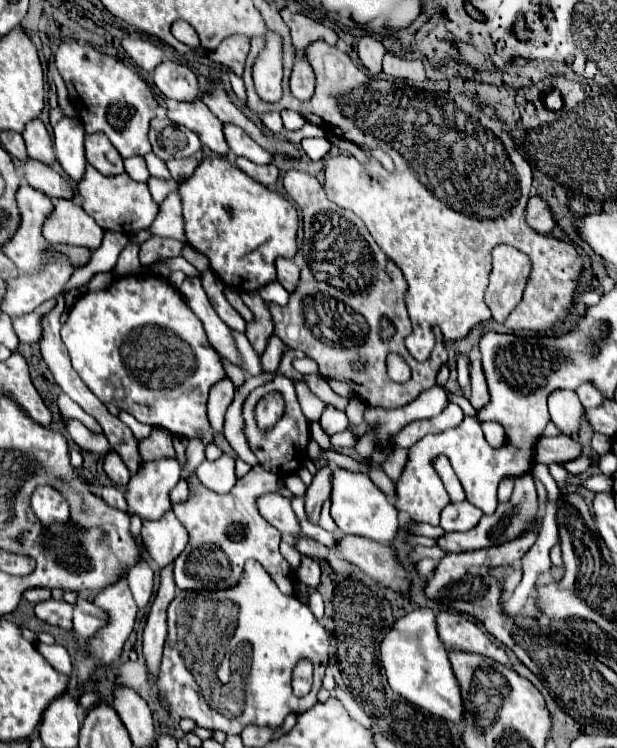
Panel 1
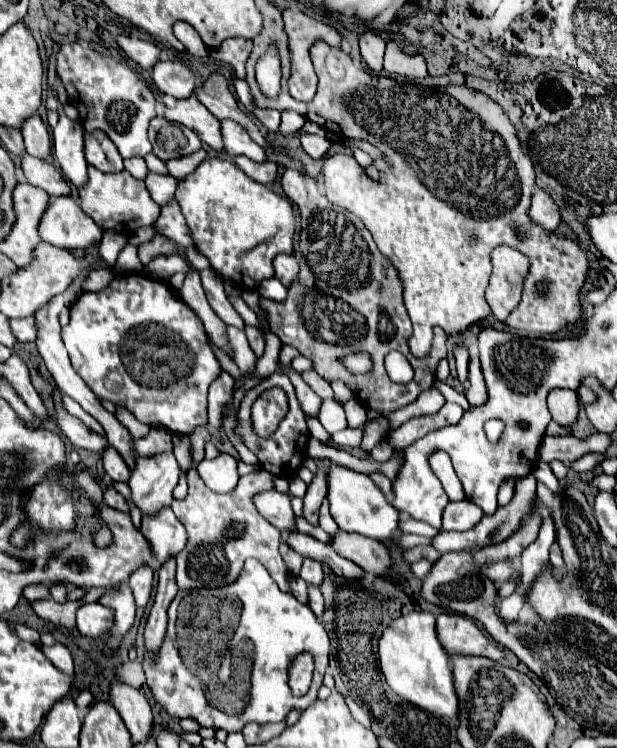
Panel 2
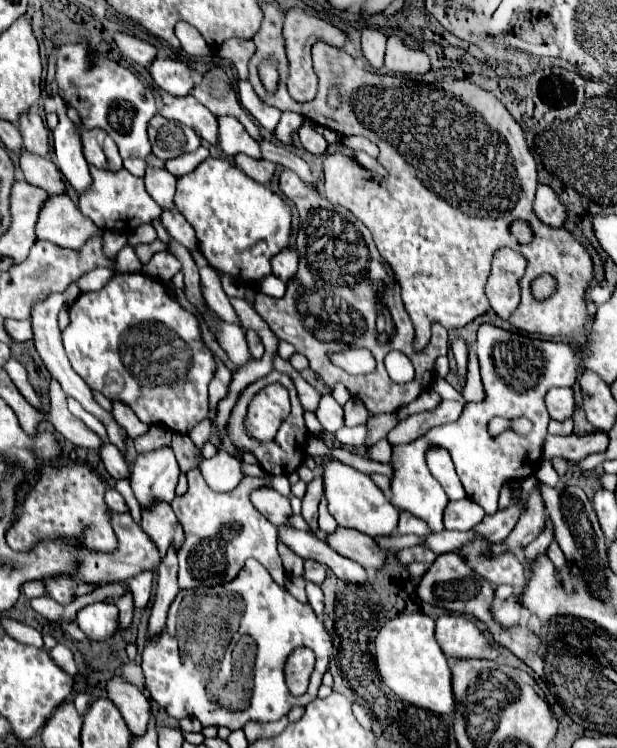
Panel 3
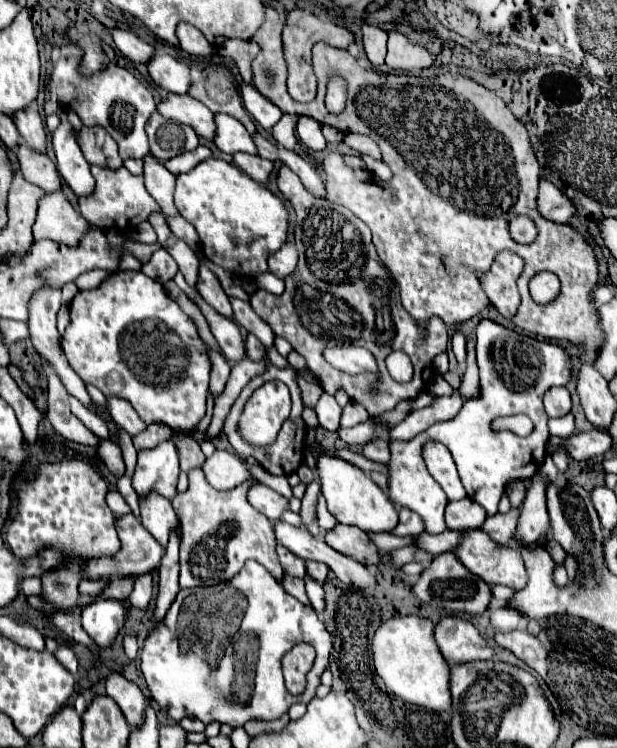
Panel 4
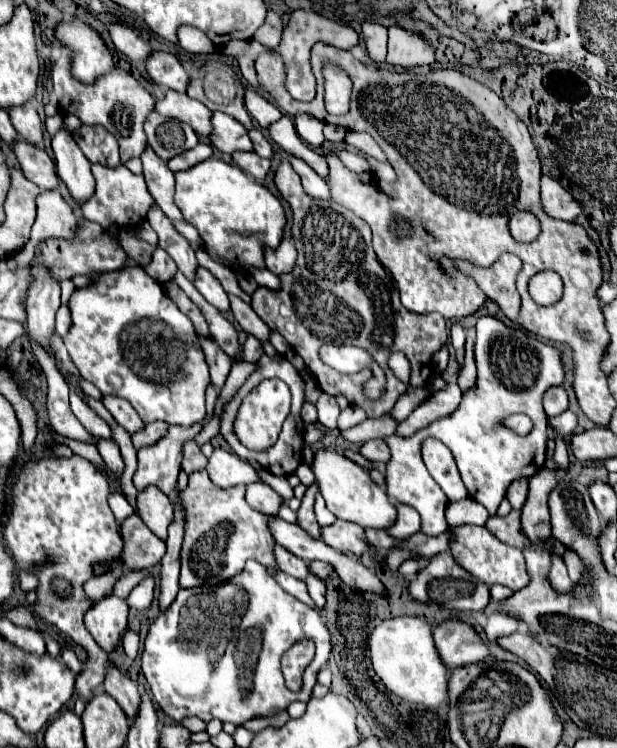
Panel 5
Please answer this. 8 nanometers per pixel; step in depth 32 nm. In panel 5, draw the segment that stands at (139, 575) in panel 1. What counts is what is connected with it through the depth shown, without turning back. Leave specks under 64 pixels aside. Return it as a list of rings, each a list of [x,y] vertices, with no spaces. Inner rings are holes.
[[[146,576],[144,580],[140,580],[136,584],[136,588],[130,592],[130,596],[126,598],[128,606],[136,608],[136,610],[150,608],[152,600],[154,600],[154,578],[152,576]]]

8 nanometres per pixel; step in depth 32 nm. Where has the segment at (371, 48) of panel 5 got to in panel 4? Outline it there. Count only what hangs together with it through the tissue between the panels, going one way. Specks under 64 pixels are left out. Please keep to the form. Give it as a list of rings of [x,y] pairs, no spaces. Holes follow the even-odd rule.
[[[362,26],[362,44],[368,60],[380,68],[384,66],[384,56],[386,56],[386,32],[380,30],[378,26]]]

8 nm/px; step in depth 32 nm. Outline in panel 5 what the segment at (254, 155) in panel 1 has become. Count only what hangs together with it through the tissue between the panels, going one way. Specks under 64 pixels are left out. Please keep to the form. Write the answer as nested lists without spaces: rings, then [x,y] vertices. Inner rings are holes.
[[[214,112],[212,126],[214,126],[214,130],[210,134],[210,142],[220,152],[232,154],[236,150],[254,150],[250,138],[248,138],[248,130],[234,118],[228,118],[228,114]]]

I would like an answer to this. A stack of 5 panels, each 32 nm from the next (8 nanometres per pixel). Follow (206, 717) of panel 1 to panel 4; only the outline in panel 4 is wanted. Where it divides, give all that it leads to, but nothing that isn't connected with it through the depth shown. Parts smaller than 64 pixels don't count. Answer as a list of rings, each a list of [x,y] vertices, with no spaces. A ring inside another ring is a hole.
[[[248,560],[240,574],[226,584],[220,584],[216,588],[190,588],[178,592],[164,622],[146,638],[146,644],[142,648],[142,672],[152,698],[174,720],[194,716],[204,724],[220,722],[238,728],[248,720],[276,720],[286,714],[288,708],[296,702],[308,704],[316,696],[320,676],[328,666],[330,650],[332,638],[312,606],[306,606],[292,598],[264,566],[260,566],[256,560]],[[230,588],[242,592],[246,598],[242,598],[242,602],[234,602],[234,598],[230,598]],[[300,642],[314,646],[316,662],[308,676],[306,692],[302,696],[292,696],[284,686],[282,656]]]

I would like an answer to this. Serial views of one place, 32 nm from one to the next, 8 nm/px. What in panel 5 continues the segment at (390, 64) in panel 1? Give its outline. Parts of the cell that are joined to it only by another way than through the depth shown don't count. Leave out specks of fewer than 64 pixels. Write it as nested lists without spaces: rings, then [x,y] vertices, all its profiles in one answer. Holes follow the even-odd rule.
[[[392,26],[388,30],[388,56],[386,56],[388,64],[408,70],[408,68],[432,64],[434,60],[436,58],[432,46],[420,36],[406,32],[398,26]]]

